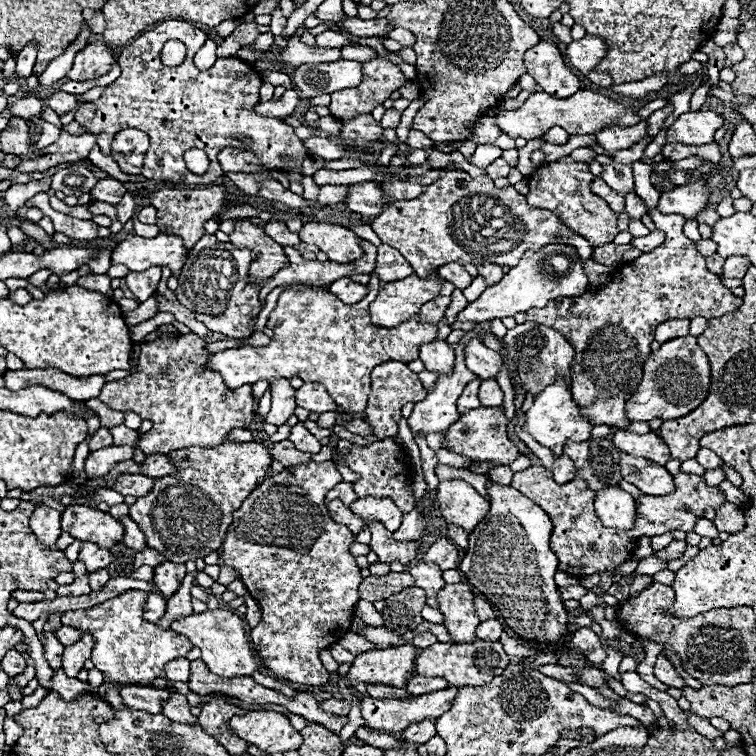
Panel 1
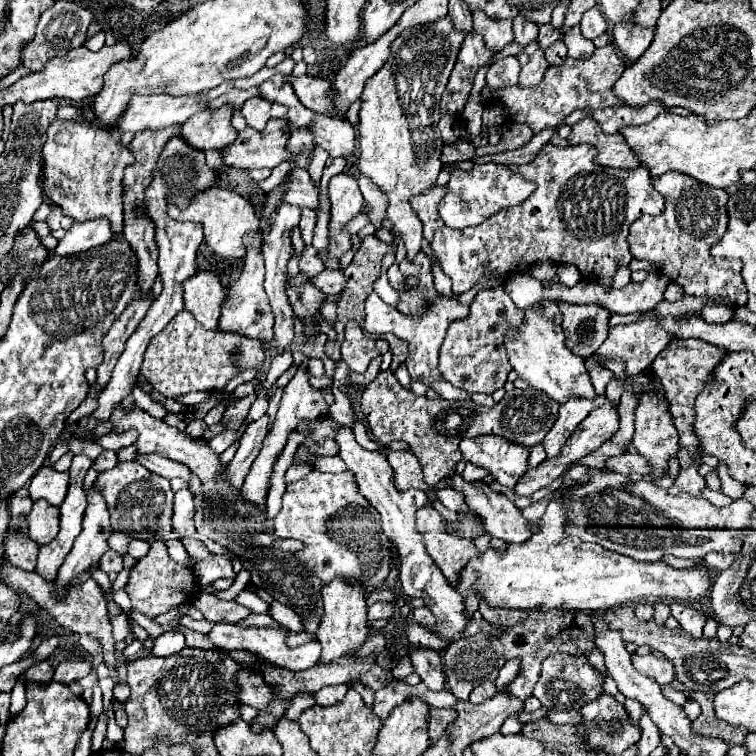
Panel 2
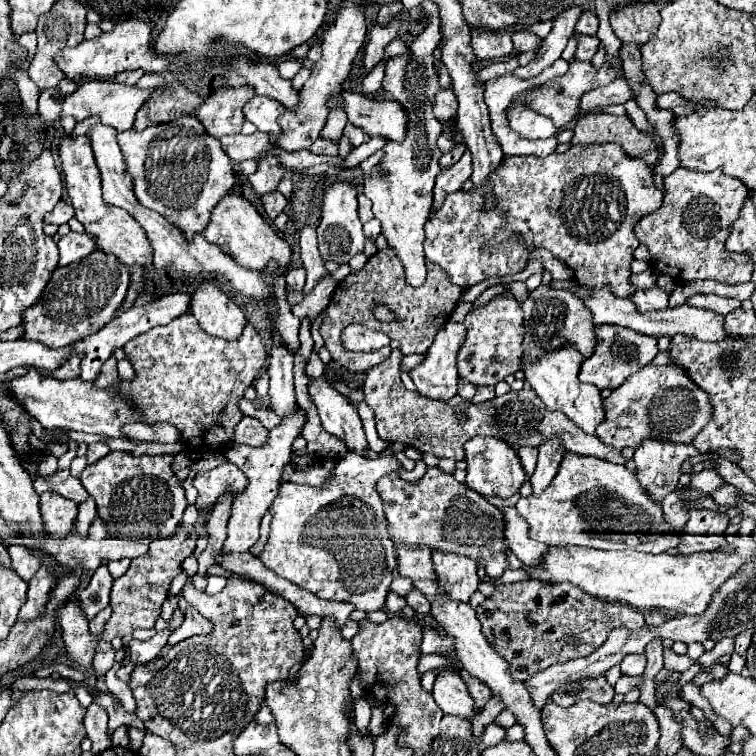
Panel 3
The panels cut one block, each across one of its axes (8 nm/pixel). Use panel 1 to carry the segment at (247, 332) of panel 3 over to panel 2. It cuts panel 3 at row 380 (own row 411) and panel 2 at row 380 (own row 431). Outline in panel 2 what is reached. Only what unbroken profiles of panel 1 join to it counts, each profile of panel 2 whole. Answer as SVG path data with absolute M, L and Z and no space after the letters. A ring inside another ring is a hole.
M178 312L172 322L156 334L144 354L144 376L166 398L178 398L194 390L224 390L224 386L242 374L246 368L256 368L264 362L264 346L256 338L236 332L206 330L196 324L192 312Z

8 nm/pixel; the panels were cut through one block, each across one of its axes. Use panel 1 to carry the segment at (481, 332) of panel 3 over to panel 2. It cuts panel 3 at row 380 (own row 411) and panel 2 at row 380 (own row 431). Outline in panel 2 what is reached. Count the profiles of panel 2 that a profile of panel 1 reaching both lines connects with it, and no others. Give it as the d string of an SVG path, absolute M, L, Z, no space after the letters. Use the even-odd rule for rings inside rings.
M502 286L480 290L472 304L470 314L464 320L456 320L446 334L446 340L440 350L440 372L446 382L456 388L466 390L468 394L484 392L494 394L498 388L506 384L506 376L512 370L506 358L504 338L508 330L516 328L524 322L524 310L520 310Z

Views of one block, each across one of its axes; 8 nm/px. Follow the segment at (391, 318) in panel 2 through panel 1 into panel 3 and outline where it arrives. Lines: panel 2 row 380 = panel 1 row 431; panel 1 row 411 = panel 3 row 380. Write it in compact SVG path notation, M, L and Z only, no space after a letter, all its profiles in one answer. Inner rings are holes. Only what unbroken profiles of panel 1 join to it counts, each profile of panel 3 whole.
M444 324L444 328L436 334L432 348L426 352L426 360L410 370L410 376L416 384L416 390L424 396L432 396L448 402L456 396L456 354L464 342L466 328L464 324Z

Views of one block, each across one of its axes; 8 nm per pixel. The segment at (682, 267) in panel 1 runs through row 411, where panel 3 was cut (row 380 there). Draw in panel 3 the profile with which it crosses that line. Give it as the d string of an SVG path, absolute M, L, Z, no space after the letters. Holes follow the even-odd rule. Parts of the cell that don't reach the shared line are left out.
M600 324L596 326L596 348L592 356L582 362L578 378L582 382L590 382L598 386L600 390L618 388L630 374L650 364L656 354L658 354L658 340L654 336L632 332L630 328L616 326L616 324Z

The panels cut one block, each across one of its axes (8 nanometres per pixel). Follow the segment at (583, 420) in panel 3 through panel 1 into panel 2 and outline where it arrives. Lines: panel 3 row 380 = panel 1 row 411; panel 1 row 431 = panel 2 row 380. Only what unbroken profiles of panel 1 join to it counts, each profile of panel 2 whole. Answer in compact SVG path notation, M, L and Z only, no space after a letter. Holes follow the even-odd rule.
M542 300L526 308L524 324L518 330L508 332L508 340L504 342L504 346L510 366L518 374L518 378L526 380L532 388L544 392L558 404L564 404L568 398L596 398L592 380L584 368L584 358L572 354L572 350L566 346L566 336L560 326L560 310L556 302ZM538 306L544 308L542 314L538 314Z

